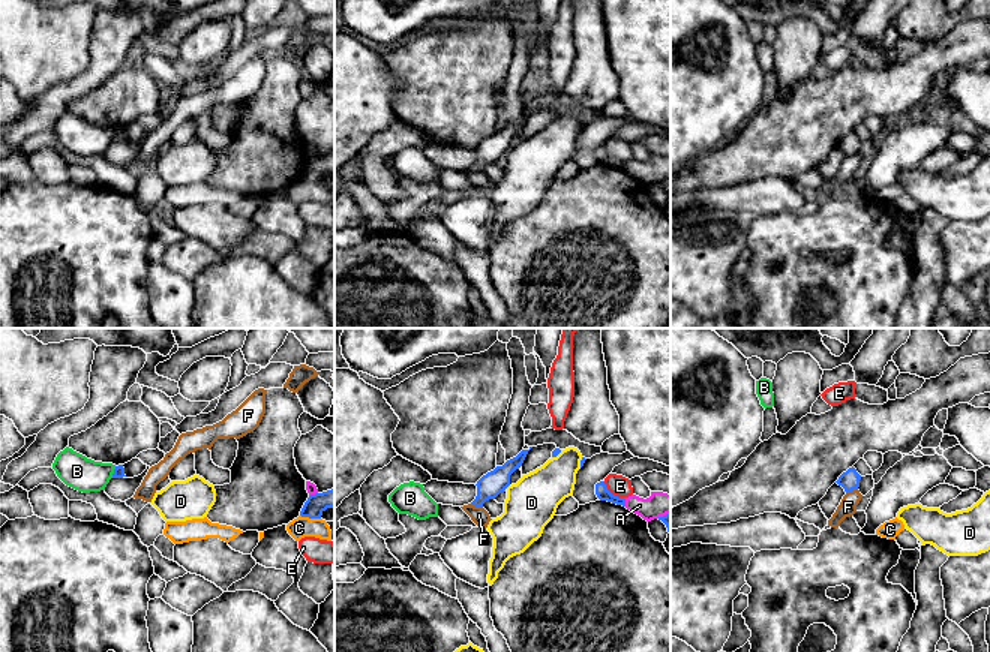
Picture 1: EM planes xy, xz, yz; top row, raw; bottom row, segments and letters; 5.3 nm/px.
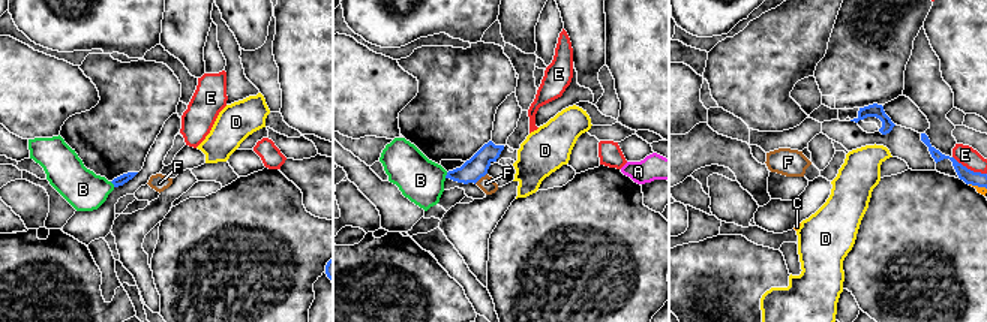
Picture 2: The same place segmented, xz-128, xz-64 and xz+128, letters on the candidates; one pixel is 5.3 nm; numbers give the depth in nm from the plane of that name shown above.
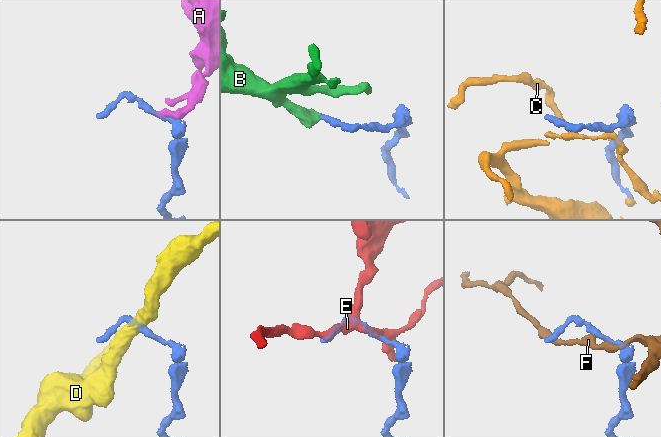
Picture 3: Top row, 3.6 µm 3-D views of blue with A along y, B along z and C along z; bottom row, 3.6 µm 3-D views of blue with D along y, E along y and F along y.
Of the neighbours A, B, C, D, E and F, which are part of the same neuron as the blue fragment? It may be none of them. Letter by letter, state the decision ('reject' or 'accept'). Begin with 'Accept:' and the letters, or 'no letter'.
Accept: no letter
A: reject
B: reject
C: reject
D: reject
E: reject
F: reject

